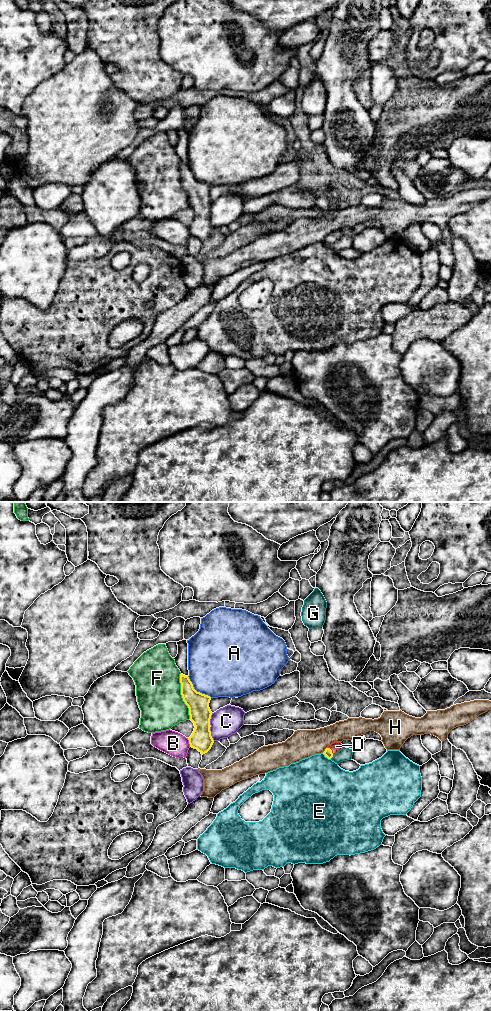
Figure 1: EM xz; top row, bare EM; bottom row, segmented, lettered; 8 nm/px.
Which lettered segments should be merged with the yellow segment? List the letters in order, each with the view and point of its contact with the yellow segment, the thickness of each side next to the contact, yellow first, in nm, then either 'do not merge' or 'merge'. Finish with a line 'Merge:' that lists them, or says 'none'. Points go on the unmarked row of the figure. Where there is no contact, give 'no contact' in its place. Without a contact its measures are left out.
A: contact xz (196, 179); calibres 180 and 460 nm; do not merge
B: contact xz (189, 230); calibres 180 and 190 nm; do not merge
C: contact xz (210, 214); calibres 180 and 220 nm; do not merge
D: contact xz (331, 239); calibres 70 and 80 nm; merge
E: contact xz (326, 244); calibres 70 and 480 nm; do not merge
F: contact xz (182, 184); calibres 180 and 360 nm; do not merge
G: contact xz (331, 245); calibres 70 and 100 nm; do not merge
H: contact xz (325, 238); calibres 70 and 220 nm; do not merge
Merge: D

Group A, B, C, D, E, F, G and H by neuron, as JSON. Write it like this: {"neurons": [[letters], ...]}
{"neurons": [["A"], ["B"], ["C"], ["D"], ["E"], ["F"], ["G"], ["H"]]}

